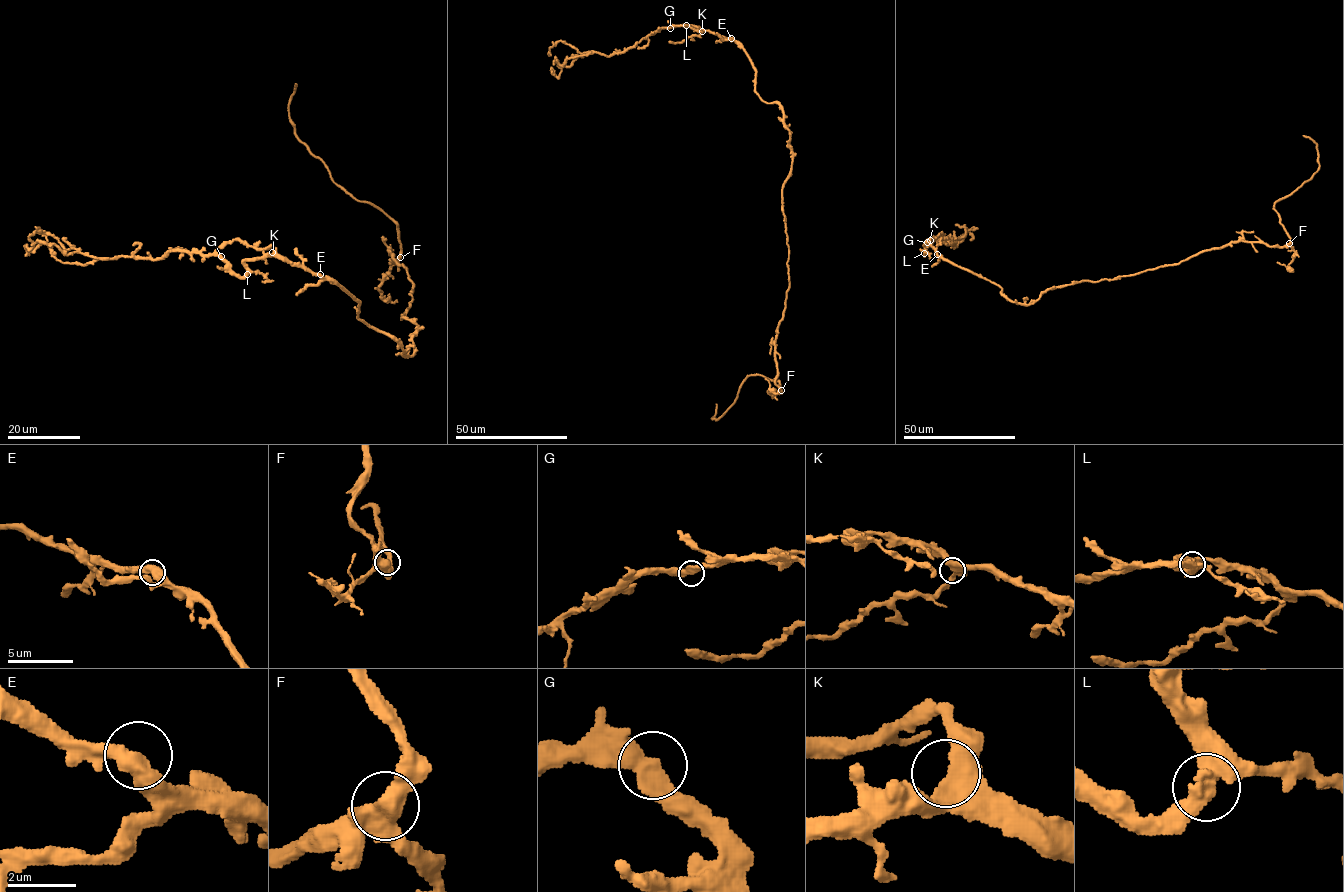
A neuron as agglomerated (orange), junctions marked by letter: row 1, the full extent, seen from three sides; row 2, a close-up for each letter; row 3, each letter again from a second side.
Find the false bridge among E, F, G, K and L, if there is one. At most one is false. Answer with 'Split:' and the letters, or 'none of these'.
Split: none of these

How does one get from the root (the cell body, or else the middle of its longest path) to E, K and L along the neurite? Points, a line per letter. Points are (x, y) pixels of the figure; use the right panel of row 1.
E: (1058, 286), (1047, 289), (1034, 302), (1012, 302), (1001, 293), (997, 285), (937, 254)
K: (1058, 286), (1047, 289), (1034, 302), (1012, 302), (1001, 293), (997, 285), (939, 256), (930, 245), (930, 240)
L: (1058, 286), (1047, 289), (1034, 302), (1012, 302), (997, 285), (945, 260), (929, 243), (924, 245), (924, 254)

